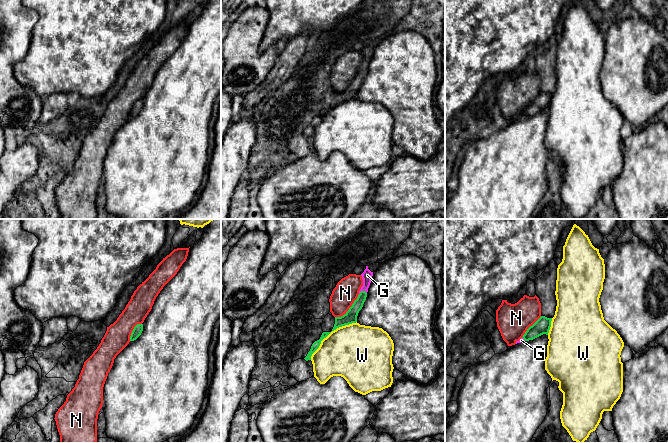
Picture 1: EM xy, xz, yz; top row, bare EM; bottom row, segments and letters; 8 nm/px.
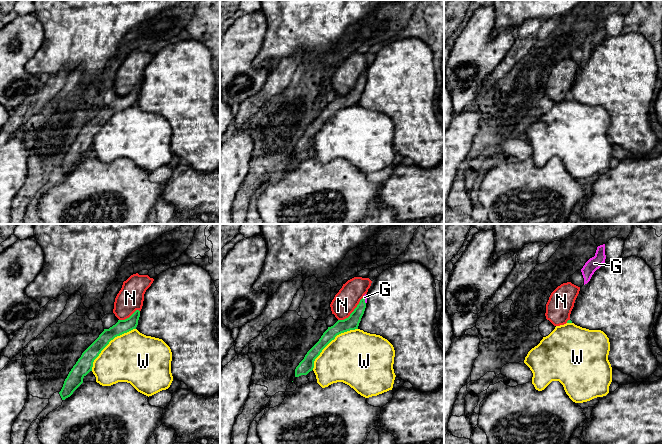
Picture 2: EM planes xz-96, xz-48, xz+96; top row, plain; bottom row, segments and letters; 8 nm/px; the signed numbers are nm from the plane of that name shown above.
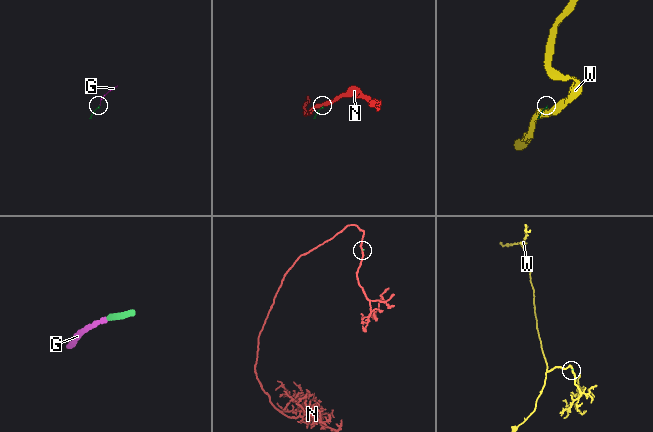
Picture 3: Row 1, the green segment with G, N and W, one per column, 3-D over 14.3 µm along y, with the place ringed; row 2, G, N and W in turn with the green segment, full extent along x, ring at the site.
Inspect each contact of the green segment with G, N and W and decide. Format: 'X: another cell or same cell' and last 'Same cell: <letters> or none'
G: same cell
N: another cell
W: another cell
Same cell: G

